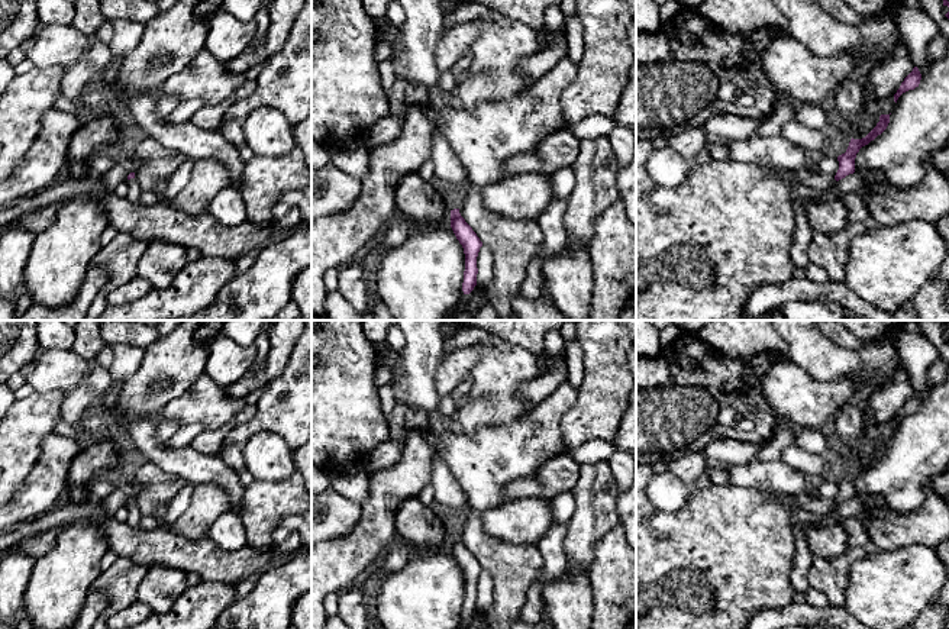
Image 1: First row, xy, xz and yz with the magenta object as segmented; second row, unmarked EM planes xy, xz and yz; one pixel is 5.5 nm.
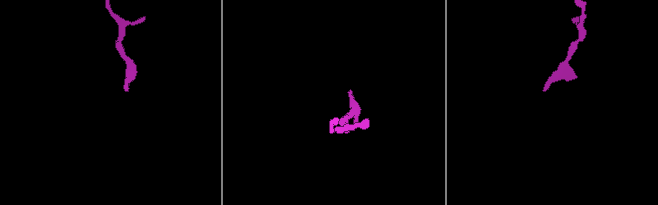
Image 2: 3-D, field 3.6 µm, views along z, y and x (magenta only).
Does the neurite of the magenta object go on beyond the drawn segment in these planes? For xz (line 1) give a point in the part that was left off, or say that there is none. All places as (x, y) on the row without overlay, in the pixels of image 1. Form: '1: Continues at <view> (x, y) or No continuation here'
1: No continuation here

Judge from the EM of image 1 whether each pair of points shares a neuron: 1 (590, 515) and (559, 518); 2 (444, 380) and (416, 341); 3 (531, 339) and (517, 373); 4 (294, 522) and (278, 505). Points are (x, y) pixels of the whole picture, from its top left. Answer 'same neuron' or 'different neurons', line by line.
1: different neurons
2: different neurons
3: different neurons
4: different neurons

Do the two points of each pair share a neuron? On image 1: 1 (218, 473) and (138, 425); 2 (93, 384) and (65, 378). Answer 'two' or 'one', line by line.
1: one
2: two

